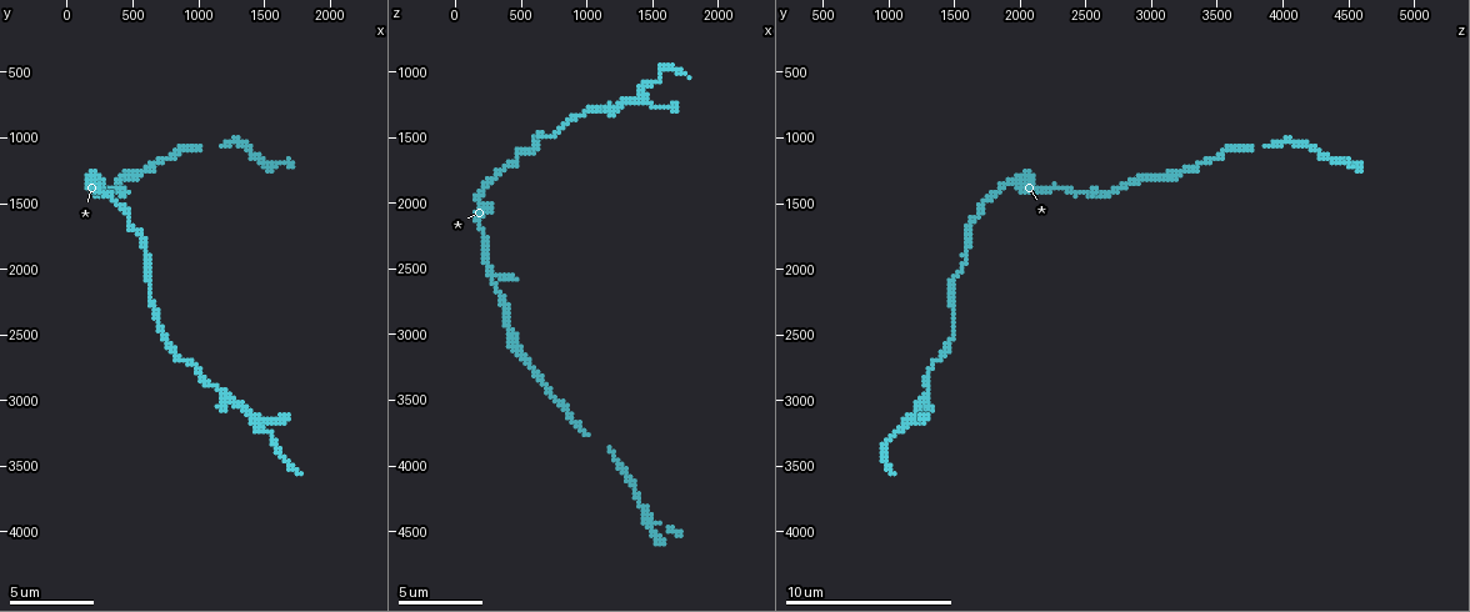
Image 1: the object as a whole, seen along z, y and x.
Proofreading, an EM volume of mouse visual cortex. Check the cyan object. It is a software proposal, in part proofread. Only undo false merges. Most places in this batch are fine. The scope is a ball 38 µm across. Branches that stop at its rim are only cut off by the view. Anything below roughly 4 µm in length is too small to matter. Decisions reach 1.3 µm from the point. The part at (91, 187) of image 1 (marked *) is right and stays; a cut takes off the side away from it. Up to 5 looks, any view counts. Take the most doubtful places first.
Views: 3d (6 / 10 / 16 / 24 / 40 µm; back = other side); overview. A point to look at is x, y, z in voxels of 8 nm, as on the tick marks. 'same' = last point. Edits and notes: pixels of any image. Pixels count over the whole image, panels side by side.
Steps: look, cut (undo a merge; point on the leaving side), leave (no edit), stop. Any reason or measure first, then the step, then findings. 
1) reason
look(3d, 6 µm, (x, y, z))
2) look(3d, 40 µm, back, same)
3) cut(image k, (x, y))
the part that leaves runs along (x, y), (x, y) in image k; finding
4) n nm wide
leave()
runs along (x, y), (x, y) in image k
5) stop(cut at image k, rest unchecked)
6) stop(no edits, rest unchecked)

calibre changes
look(3d, 16 µm, (1260, 3000, 1240))

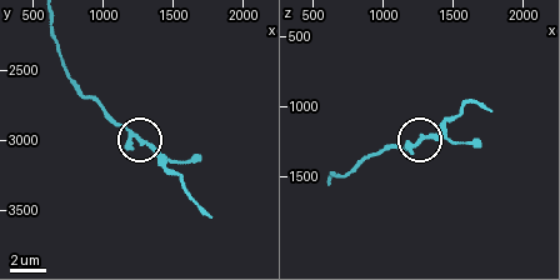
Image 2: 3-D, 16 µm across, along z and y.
look(3d, 16 µm, back, (1260, 3000, 1260))

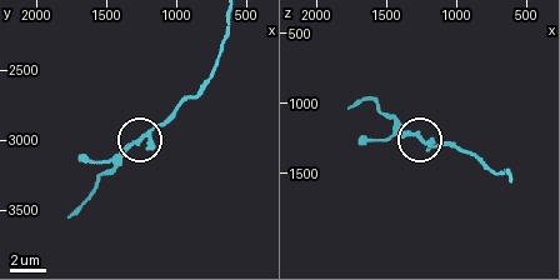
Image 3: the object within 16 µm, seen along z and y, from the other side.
280 nm wide
leave()
runs along (510, 176), (459, 149), (423, 144), (388, 115) in image 3; one neuron here

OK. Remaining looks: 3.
sudden change in width
look(3d, 6 µm, (600, 1240, 3320))

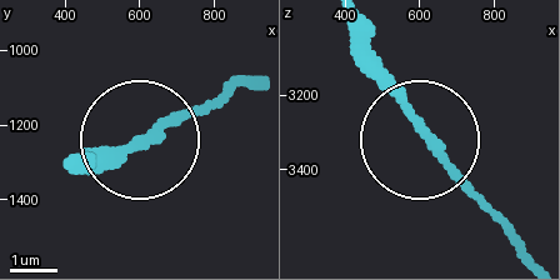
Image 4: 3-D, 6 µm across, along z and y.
from behind
look(3d, 6 µm, back, (620, 1240, 3300))

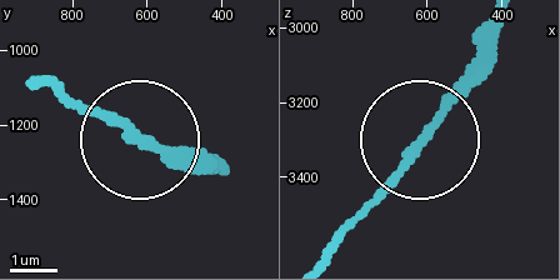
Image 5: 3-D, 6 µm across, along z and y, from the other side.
leave()
runs along (499, 26), (488, 63), (428, 123), (404, 170), (324, 250) in image 5; one neuron here

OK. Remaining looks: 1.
thick turns thin
look(3d, 6 µm, (1220, 1040, 3940))

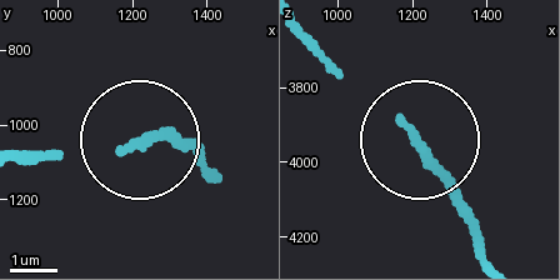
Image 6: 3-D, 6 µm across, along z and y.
230 nm wide
leave()
runs along (306, 39), (406, 123), (470, 226) in image 6; continuous, no second neuron

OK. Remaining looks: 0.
stop(no edits, rest unchecked)

